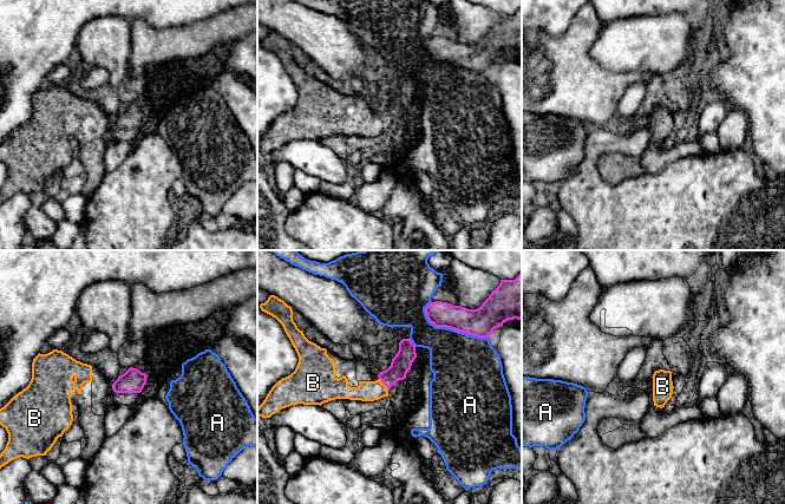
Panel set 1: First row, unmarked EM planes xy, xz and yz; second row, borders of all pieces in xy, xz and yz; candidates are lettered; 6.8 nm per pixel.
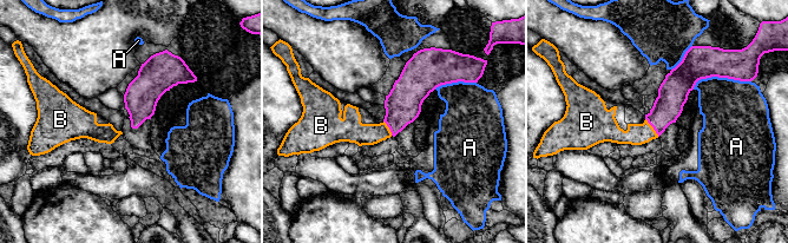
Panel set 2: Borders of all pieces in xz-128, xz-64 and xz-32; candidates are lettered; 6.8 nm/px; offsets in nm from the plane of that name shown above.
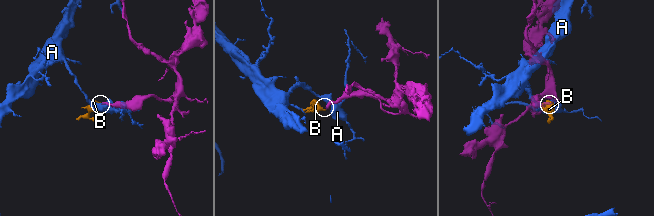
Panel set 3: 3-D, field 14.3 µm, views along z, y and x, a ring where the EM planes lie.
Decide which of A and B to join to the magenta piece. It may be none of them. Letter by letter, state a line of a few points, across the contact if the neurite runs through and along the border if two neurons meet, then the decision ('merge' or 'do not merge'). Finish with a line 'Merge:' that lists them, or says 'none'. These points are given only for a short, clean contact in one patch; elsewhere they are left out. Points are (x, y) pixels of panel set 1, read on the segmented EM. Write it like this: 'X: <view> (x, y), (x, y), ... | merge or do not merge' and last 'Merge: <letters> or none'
A: do not merge
B: xz (401, 362), (384, 384), (377, 390), (367, 391) | merge
Merge: B

